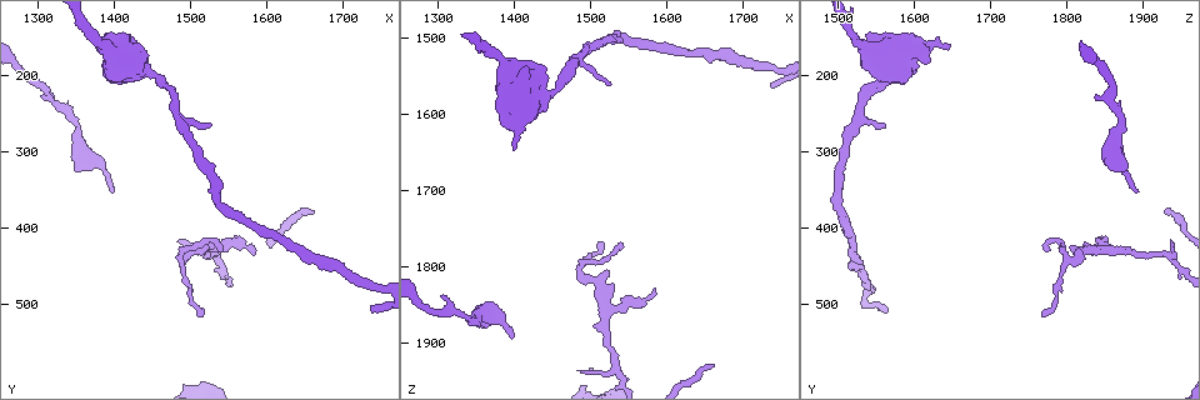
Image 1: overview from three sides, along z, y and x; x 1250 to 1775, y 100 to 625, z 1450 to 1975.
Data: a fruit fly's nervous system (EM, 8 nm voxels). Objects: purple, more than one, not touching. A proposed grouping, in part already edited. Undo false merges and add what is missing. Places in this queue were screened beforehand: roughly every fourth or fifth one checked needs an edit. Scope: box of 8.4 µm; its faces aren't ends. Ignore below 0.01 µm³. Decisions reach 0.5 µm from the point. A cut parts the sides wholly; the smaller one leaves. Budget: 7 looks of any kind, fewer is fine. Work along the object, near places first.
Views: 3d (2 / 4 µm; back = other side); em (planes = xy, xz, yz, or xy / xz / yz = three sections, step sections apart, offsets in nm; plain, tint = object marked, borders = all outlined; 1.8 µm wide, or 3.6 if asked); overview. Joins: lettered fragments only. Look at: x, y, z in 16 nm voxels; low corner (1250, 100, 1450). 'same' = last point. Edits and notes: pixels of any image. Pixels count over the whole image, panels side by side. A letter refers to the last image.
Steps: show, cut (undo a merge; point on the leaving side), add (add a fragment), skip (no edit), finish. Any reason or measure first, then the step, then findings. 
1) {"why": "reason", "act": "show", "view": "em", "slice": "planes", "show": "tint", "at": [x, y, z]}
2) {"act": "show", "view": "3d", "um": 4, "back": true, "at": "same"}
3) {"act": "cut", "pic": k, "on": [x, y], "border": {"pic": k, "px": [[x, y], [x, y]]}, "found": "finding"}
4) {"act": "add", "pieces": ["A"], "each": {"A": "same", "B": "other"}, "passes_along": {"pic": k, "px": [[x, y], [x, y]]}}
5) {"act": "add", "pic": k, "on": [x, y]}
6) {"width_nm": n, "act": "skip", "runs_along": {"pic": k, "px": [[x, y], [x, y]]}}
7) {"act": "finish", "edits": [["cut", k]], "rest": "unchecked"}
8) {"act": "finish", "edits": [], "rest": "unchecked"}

{"why": "thin end", "act": "show", "view": "em", "slice": "planes", "show": "borders", "at": [1735, 505, 1565]}

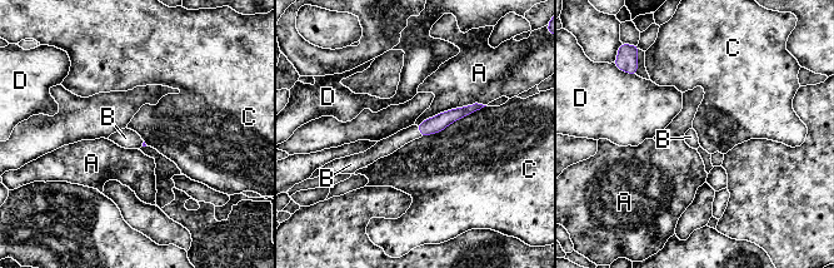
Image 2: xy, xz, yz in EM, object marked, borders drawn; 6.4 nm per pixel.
{"act": "add", "pieces": ["B"], "each": {"A": "other", "B": "same", "C": "other", "D": "other"}, "passes_along": {"pic": 2, "px": [[435, 124], [418, 129], [385, 147]]}, "found": "the cell continues"}

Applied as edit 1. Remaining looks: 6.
{"why": "an open end", "act": "show", "view": "3d", "um": 4, "at": [1405, 165, 1645]}

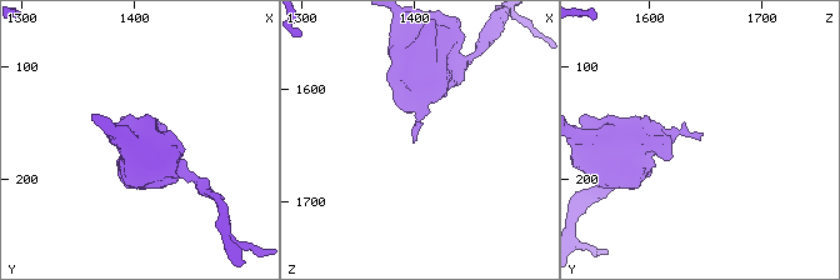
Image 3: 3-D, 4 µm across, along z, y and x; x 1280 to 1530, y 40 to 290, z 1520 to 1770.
{"act": "show", "view": "em", "slice": "planes", "show": "borders", "at": [1400, 162, 1644]}

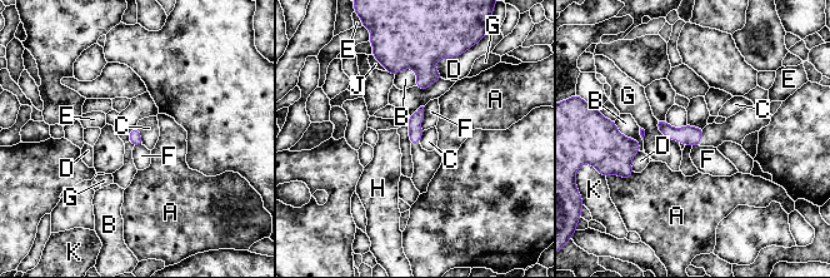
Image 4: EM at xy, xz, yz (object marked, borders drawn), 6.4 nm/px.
{"act": "skip", "each": {"A": "other", "B": "other", "C": "other", "D": "other", "E": "other", "F": "other", "G": "other", "H": "other", "J": "other", "K": "other"}, "border": {"pic": 4, "px": [[135, 127], [143, 143]]}, "found": "no lettered fragment goes on from it"}

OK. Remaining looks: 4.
{"why": "three-way junction", "act": "show", "view": "em", "slice": "planes", "show": "tint", "at": [1510, 430, 1825]}

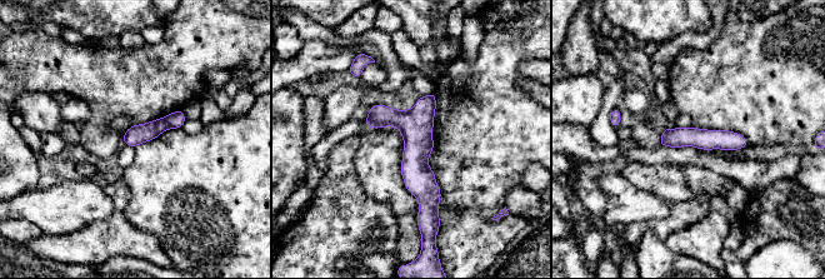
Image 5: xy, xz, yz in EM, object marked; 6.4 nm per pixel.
{"act": "show", "view": "em", "slice": "planes", "show": "borders", "at": "same"}

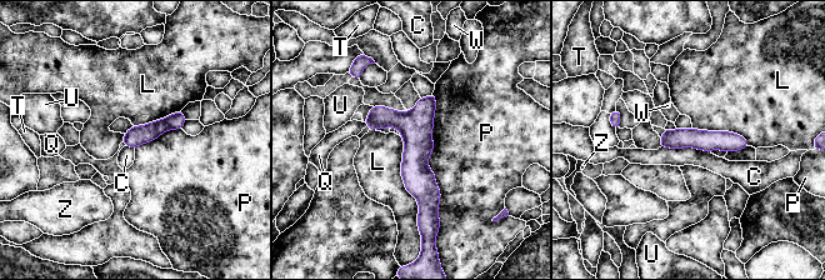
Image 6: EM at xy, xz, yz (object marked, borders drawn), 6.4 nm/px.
{"act": "skip", "each": {"C": "other", "L": "other", "P": "other", "Q": "other", "T": "other", "U": "other", "W": "other", "Z": "other"}, "border": {"pic": 6, "px": [[660, 146], [696, 148], [710, 151]]}, "found": "one cell here"}

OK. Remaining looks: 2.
{"act": "finish", "edits": [["add", 2]], "rest": "unchecked"}

